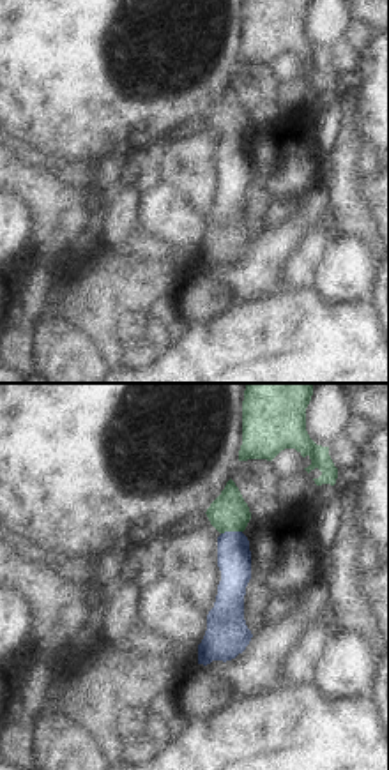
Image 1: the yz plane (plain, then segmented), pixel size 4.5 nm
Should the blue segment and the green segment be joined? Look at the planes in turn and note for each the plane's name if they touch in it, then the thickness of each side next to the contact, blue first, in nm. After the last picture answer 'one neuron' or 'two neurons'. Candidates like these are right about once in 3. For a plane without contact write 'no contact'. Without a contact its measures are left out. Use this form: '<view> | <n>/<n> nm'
yz | 160/180 nm

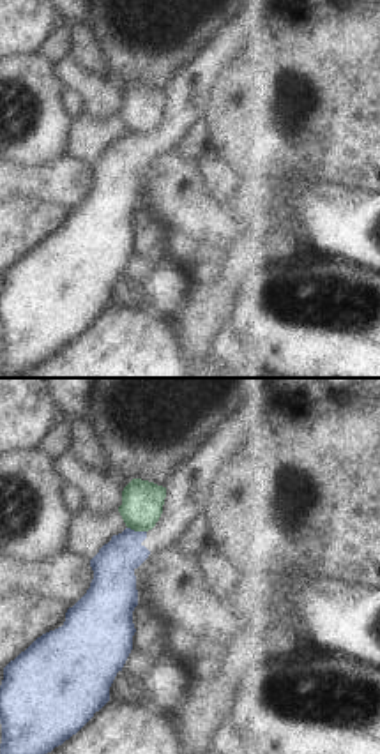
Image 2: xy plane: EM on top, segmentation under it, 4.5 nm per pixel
xy | 190/190 nm

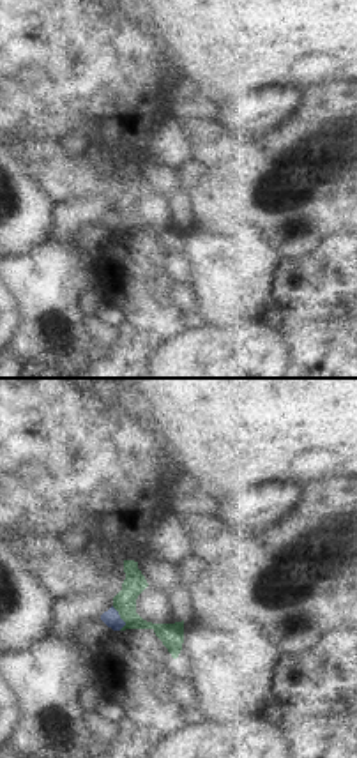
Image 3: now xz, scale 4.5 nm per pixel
xz | 80/110 nm

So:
two neurons

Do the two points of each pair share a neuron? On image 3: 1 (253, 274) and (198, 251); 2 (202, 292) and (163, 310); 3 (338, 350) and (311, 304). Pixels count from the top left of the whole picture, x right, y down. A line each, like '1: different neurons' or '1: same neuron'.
1: same neuron
2: different neurons
3: same neuron

